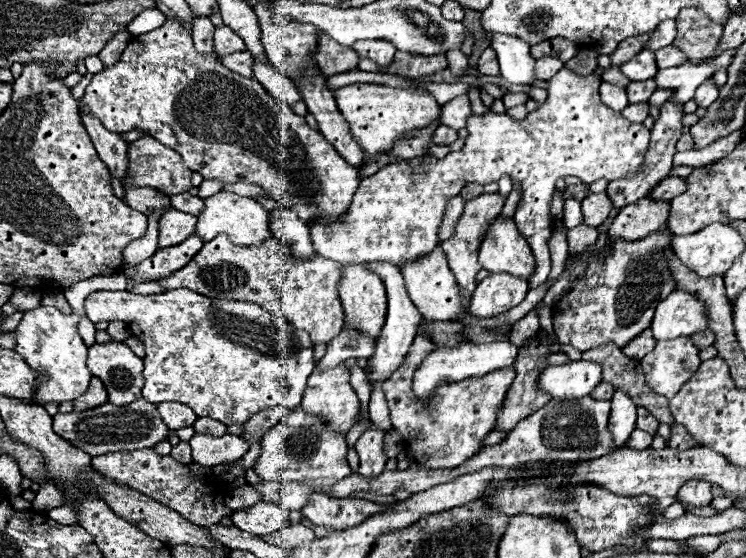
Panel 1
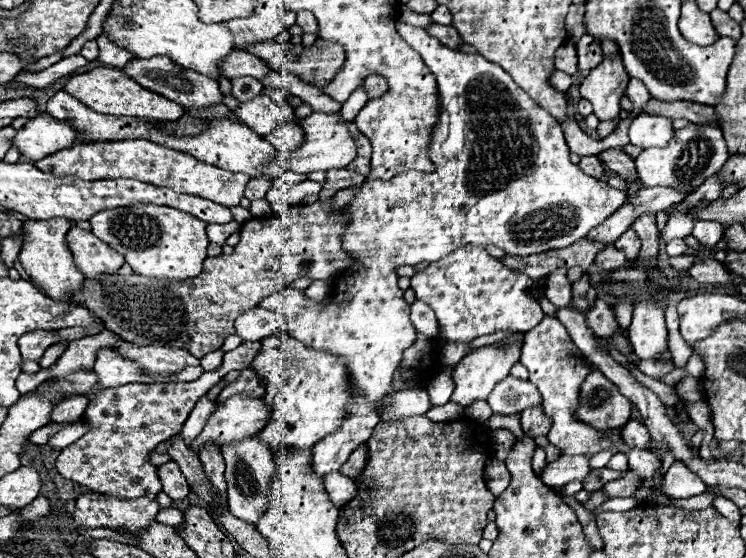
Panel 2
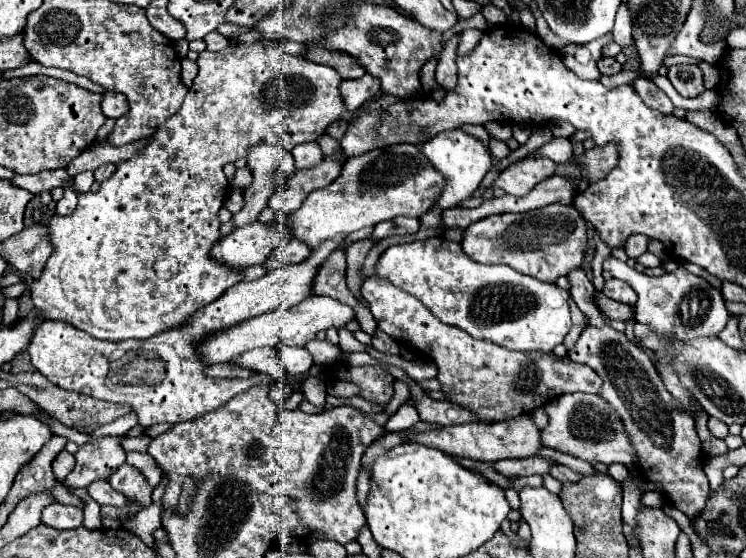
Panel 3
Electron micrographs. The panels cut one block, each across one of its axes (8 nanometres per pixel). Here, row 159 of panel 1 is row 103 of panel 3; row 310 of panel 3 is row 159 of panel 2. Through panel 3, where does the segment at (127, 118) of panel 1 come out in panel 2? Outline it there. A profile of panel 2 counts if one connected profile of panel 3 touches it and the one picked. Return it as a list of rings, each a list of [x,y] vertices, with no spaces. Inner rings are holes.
[[[124,140],[124,142],[96,142],[96,144],[74,144],[72,148],[50,154],[34,162],[38,170],[50,172],[54,176],[76,176],[80,180],[112,180],[112,178],[132,178],[160,188],[172,188],[182,194],[200,196],[222,206],[240,206],[244,198],[244,188],[248,184],[246,174],[226,172],[216,166],[198,162],[194,156],[164,148],[150,140]]]

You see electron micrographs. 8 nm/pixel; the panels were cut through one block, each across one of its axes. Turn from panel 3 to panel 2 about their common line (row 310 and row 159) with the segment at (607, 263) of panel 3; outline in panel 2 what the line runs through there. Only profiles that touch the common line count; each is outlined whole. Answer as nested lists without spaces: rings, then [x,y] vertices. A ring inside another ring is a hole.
[[[690,124],[688,128],[676,130],[676,138],[666,148],[646,148],[634,162],[644,186],[674,186],[674,190],[684,190],[686,194],[690,194],[692,190],[702,186],[708,176],[716,174],[720,166],[724,166],[728,156],[730,154],[720,128]]]

